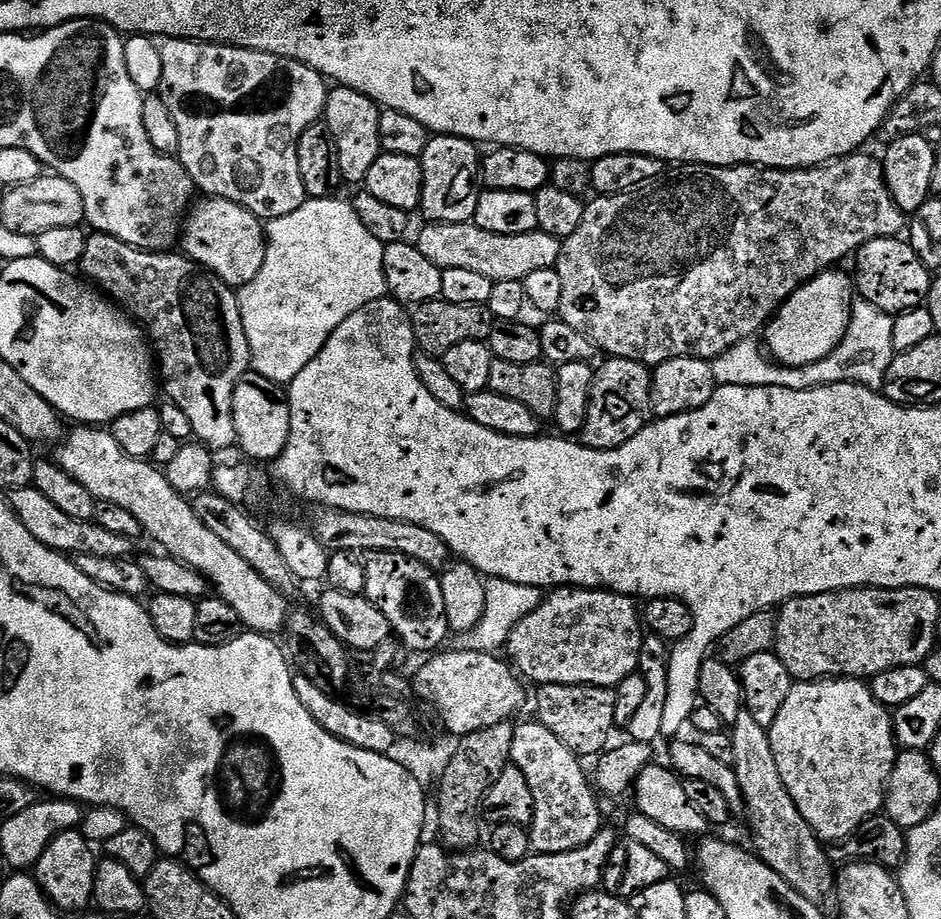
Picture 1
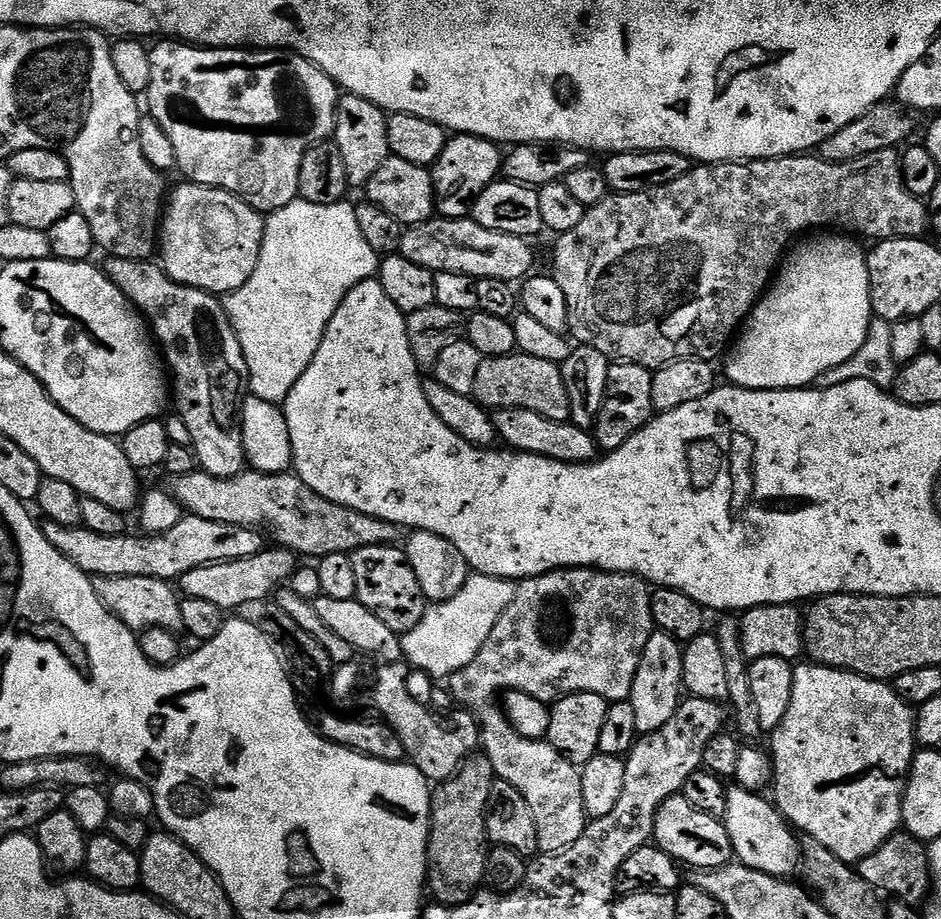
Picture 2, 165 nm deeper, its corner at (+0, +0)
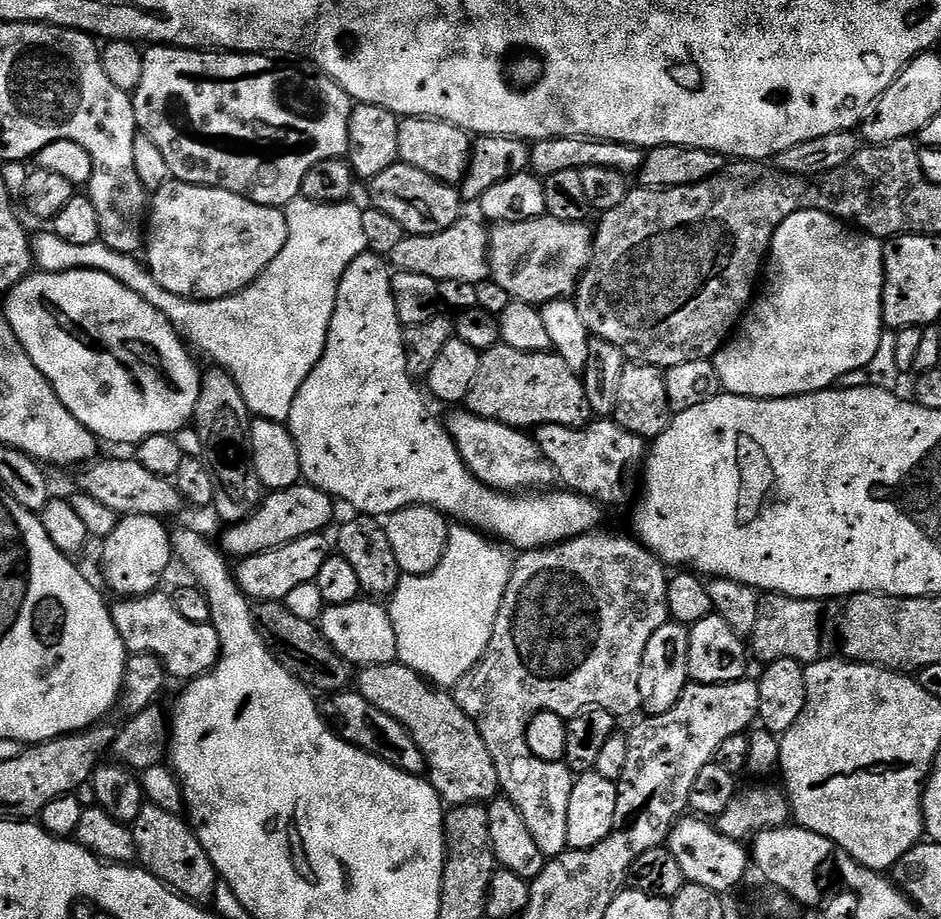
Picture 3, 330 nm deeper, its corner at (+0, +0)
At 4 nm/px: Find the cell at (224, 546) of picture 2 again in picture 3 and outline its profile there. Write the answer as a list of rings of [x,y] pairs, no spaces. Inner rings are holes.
[[[307,482],[295,484],[281,492],[269,491],[252,515],[223,529],[224,537],[218,541],[219,547],[229,557],[243,558],[286,546],[298,538],[321,535],[336,516],[335,506],[333,497]]]

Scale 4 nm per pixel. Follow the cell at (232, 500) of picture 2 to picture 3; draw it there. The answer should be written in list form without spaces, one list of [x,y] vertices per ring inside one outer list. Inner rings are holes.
[[[97,458],[81,472],[84,473],[80,476],[79,491],[90,494],[90,498],[110,506],[110,510],[114,510],[119,517],[146,514],[169,518],[168,516],[178,515],[180,507],[185,507],[186,504],[184,497],[169,477],[150,474],[150,470],[146,470],[146,466],[139,464],[135,458],[128,458],[128,460]]]

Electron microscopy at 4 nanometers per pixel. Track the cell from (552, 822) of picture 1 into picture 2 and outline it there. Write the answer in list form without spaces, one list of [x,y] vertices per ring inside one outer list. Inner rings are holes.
[[[562,568],[559,572],[547,572],[541,576],[532,576],[528,580],[521,580],[516,584],[514,602],[510,602],[510,606],[506,606],[506,610],[500,615],[494,630],[490,630],[490,638],[486,638],[482,650],[478,650],[475,658],[466,666],[462,666],[462,670],[458,670],[447,677],[446,684],[452,691],[453,698],[460,703],[457,705],[476,719],[476,724],[480,727],[480,748],[483,755],[487,756],[494,766],[497,777],[510,782],[510,786],[514,786],[514,790],[518,790],[518,794],[522,794],[522,798],[526,798],[526,802],[530,805],[530,810],[534,813],[534,826],[538,826],[538,846],[541,853],[565,852],[570,846],[574,846],[574,842],[578,842],[578,838],[582,838],[582,834],[588,829],[590,819],[583,802],[581,769],[577,765],[571,764],[558,750],[554,750],[551,744],[522,738],[522,734],[518,734],[518,730],[514,730],[514,726],[508,721],[508,715],[504,713],[503,707],[498,703],[498,694],[505,692],[531,692],[536,694],[541,691],[539,688],[564,688],[560,690],[595,690],[605,694],[621,692],[624,695],[621,697],[631,697],[634,678],[638,674],[638,666],[642,658],[642,650],[646,650],[646,642],[650,642],[654,631],[652,593],[653,589],[648,581],[642,580],[638,576],[631,576],[625,572],[599,572],[596,568]]]

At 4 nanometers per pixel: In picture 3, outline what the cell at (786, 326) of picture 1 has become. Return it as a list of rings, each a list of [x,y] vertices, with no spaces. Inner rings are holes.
[[[802,210],[790,214],[790,218],[786,218],[786,222],[782,222],[782,226],[778,226],[772,239],[766,267],[762,272],[762,287],[759,289],[758,295],[753,299],[748,311],[744,313],[744,318],[740,321],[734,335],[714,357],[721,389],[734,396],[752,396],[755,400],[781,400],[787,396],[805,396],[807,392],[823,392],[833,387],[846,374],[859,368],[865,368],[870,362],[870,358],[874,358],[874,354],[878,354],[878,342],[886,330],[882,310],[883,293],[884,244],[877,237],[853,230],[845,221],[818,210]]]

